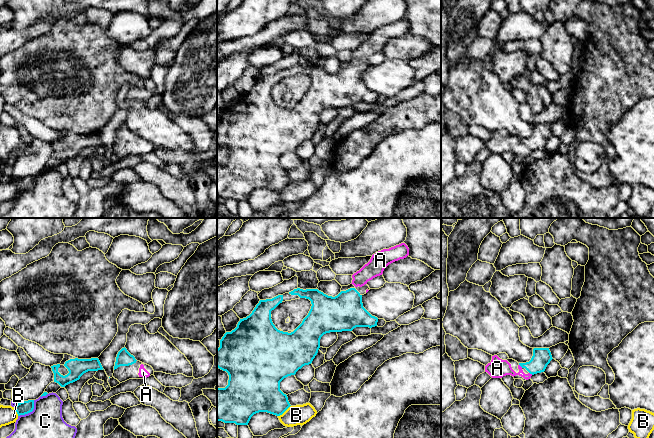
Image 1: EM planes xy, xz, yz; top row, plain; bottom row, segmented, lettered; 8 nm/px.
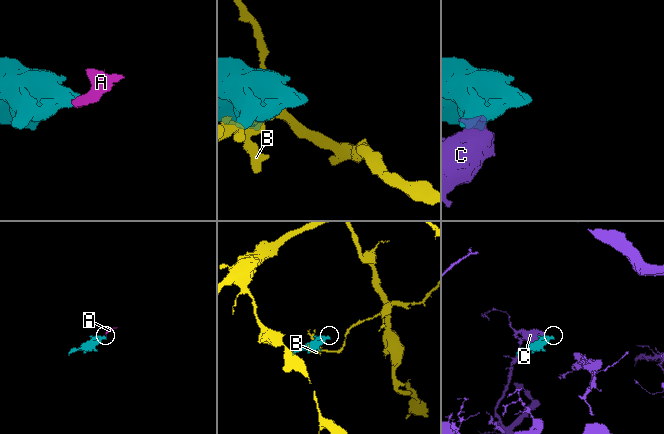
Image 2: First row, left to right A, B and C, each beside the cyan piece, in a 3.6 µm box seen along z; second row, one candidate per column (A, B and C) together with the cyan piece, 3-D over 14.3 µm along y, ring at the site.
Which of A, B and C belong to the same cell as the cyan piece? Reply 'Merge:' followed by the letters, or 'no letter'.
Merge: A

